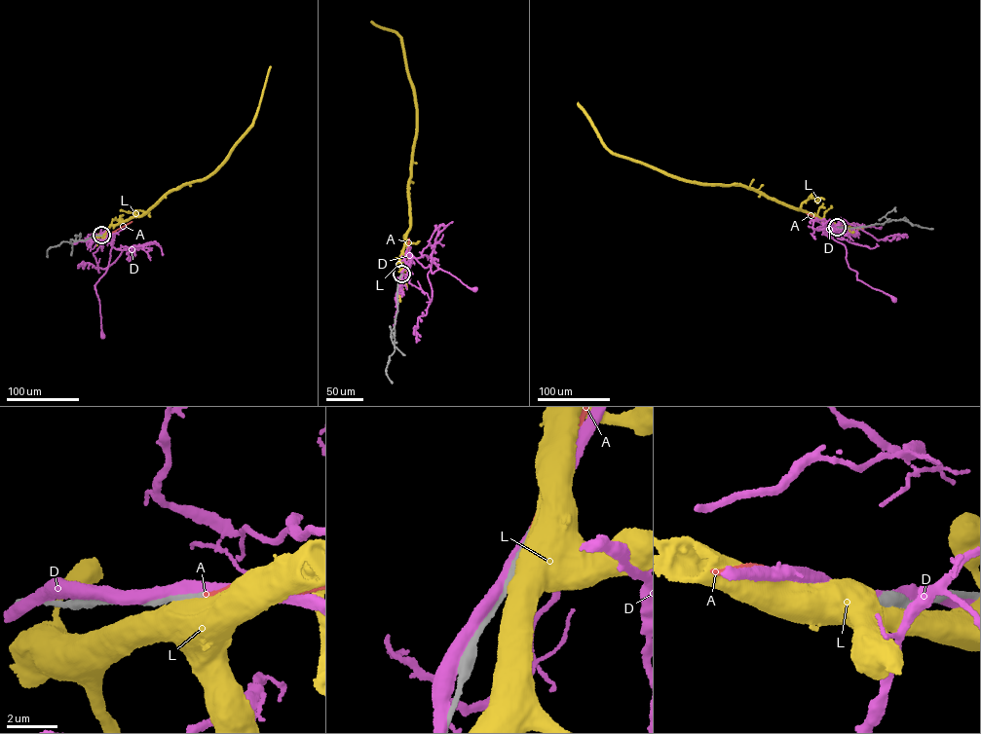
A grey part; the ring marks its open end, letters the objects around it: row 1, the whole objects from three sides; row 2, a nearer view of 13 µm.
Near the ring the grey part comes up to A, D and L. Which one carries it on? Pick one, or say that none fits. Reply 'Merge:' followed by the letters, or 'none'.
Merge: A

